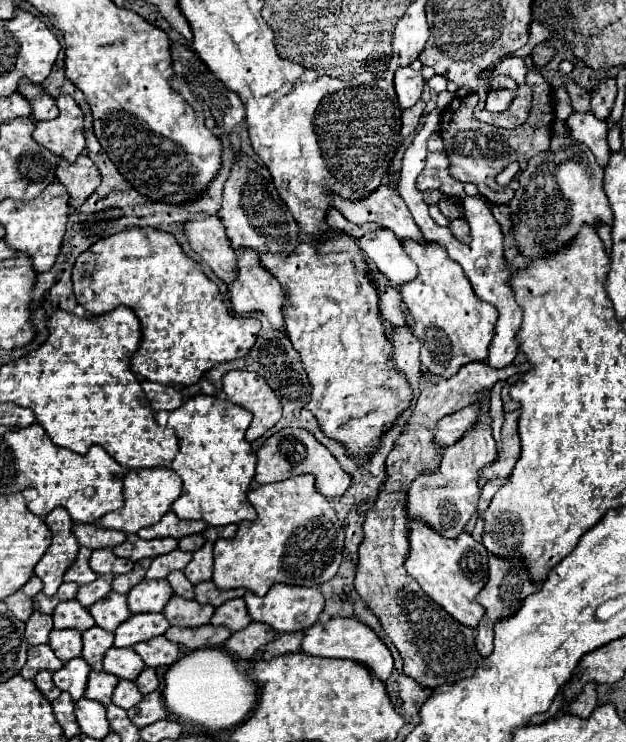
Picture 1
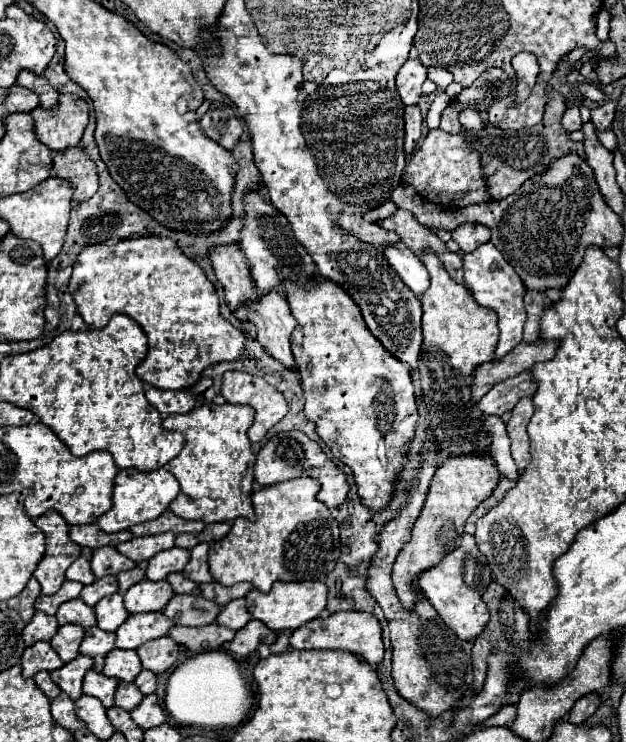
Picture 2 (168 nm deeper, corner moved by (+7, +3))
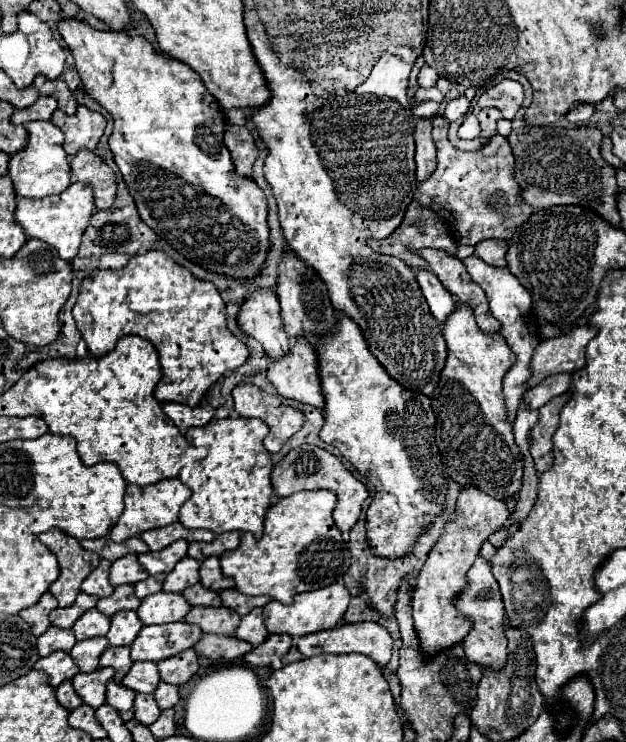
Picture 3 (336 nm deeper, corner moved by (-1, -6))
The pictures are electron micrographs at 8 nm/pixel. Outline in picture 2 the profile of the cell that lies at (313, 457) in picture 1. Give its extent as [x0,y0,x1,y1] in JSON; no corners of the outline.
[254,431,348,509]

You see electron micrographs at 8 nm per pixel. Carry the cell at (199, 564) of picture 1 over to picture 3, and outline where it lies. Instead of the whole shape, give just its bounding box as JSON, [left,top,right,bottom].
[200,556,234,592]

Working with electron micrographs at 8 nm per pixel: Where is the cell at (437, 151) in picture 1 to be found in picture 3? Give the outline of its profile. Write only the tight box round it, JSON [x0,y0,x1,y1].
[414,122,532,246]

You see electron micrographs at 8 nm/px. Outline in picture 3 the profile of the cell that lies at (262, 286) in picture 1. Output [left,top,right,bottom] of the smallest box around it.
[268,338,324,408]

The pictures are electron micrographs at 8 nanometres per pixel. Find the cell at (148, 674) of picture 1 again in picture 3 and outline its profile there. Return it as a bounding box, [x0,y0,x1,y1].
[154,682,180,710]

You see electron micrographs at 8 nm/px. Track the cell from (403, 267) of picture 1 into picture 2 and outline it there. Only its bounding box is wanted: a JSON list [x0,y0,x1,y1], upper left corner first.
[384,243,430,297]

